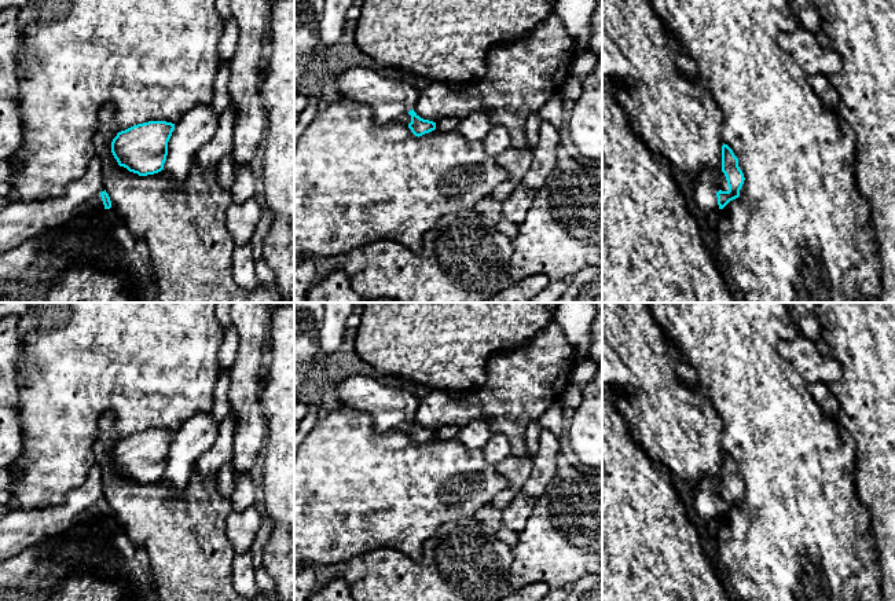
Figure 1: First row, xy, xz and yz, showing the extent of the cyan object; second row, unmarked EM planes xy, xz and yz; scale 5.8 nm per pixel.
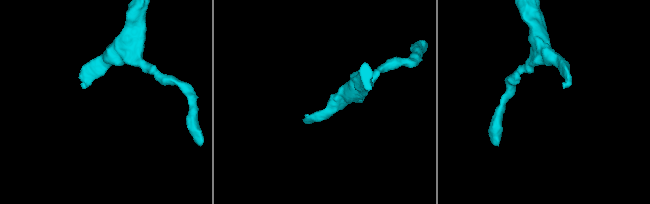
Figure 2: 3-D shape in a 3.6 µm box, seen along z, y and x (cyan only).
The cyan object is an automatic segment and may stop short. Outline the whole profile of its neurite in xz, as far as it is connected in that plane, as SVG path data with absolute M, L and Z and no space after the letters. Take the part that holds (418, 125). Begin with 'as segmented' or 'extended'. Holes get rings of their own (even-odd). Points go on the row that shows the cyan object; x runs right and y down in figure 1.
extended | M356 66L344 70L335 81L340 100L368 105L378 124L401 122L418 138L436 129L436 122L414 111L419 94L408 83Z

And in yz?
extended | M723 143L718 182L712 182L712 173L707 168L701 169L700 175L692 180L697 208L703 213L723 209L730 201L740 197L744 180L745 177L738 166L738 158L733 150Z

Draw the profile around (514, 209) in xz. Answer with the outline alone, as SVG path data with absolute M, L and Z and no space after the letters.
M517 184L511 195L503 204L503 219L520 226L536 195L536 191L524 186Z

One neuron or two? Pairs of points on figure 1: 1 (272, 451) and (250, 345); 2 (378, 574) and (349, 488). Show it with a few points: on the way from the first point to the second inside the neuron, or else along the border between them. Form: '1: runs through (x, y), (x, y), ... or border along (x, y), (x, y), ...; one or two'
1: border along (259, 396), (261, 413), (267, 424), (263, 451); two
2: border along (402, 552), (373, 549), (362, 556); two

